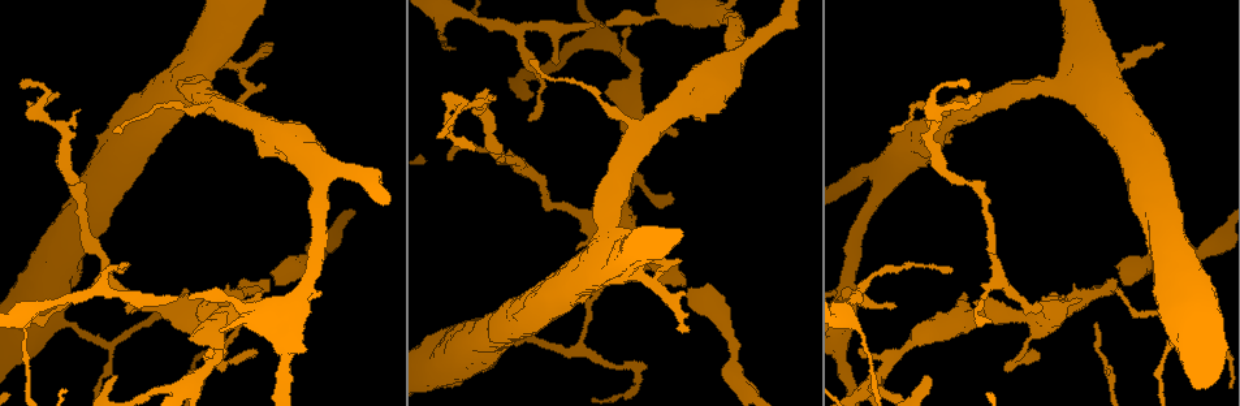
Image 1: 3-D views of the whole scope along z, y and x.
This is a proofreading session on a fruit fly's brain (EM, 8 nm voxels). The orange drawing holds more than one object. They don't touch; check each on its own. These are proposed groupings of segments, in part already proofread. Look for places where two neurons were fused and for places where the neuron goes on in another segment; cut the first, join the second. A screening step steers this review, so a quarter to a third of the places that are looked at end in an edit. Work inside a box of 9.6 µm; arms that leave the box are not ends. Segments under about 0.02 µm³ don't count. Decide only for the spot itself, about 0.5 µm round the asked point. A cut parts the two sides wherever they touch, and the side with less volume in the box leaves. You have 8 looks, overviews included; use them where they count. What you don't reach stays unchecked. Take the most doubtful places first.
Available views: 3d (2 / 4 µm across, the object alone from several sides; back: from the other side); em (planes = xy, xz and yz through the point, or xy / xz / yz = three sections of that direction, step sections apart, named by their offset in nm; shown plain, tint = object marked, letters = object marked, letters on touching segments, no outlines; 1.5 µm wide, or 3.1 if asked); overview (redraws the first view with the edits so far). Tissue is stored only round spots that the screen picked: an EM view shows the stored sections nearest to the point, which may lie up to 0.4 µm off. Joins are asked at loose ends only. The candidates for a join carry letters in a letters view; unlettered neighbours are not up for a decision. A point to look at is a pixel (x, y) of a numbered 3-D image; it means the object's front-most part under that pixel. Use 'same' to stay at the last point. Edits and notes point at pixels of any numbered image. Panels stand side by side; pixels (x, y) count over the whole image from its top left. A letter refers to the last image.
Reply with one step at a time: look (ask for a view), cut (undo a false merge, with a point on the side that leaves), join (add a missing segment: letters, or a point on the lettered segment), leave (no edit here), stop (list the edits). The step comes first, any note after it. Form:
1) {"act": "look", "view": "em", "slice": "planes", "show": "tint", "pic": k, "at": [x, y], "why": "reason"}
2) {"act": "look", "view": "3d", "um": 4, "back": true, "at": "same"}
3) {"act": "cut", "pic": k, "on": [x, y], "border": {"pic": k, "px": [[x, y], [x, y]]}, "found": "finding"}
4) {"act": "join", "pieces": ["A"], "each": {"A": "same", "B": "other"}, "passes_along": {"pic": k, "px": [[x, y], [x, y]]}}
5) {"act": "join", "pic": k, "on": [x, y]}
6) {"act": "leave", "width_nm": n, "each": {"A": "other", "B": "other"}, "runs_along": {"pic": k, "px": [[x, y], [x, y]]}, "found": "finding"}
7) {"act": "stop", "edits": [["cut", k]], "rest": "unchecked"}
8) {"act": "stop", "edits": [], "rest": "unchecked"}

{"act": "look", "view": "em", "slice": "planes", "show": "letters", "pic": 1, "at": [530, 119], "why": "branch stops here"}

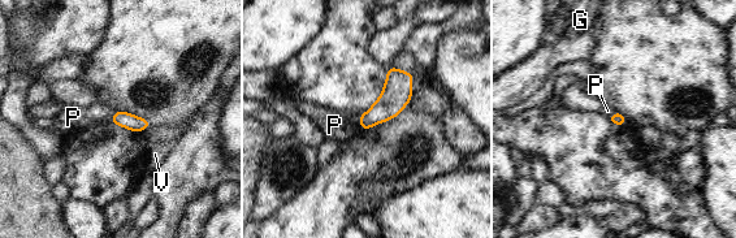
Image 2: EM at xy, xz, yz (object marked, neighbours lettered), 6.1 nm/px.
{"act": "join", "pieces": ["P"], "each": {"G": "other", "P": "same", "V": "other"}, "passes_along": {"pic": 2, "px": [[125, 120], [112, 116], [73, 117]]}, "found": "it goes on there"}

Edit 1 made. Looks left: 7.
{"act": "look", "view": "overview"}

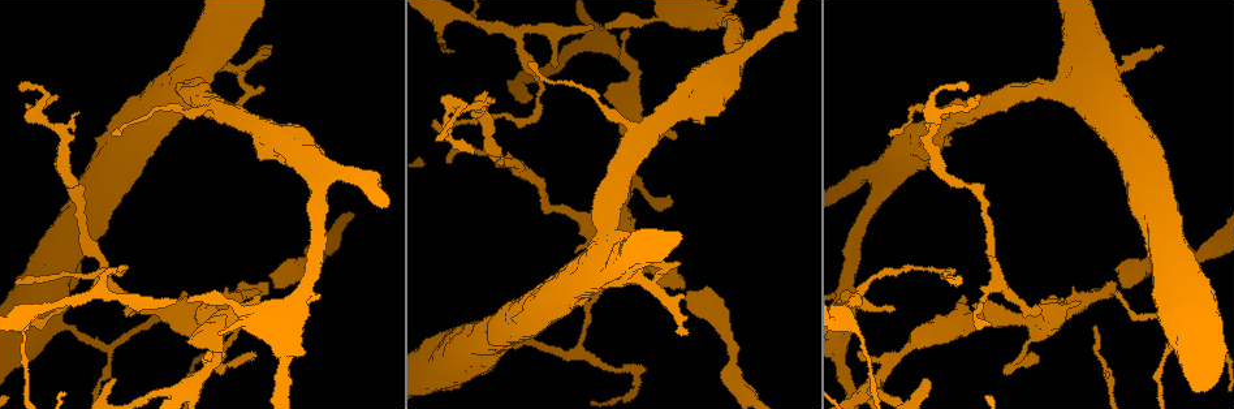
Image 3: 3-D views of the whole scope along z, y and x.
{"act": "look", "view": "3d", "um": 4, "pic": 3, "at": [857, 352], "why": "an open end"}

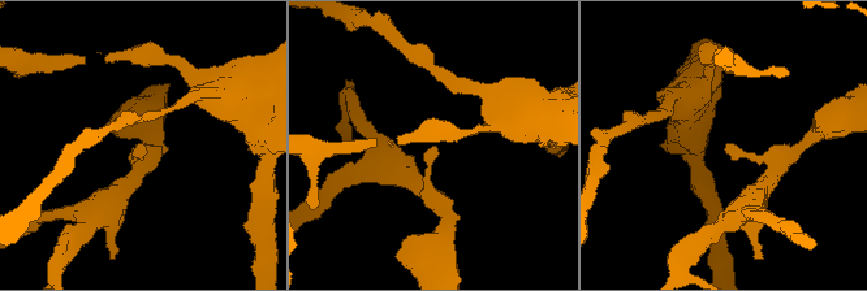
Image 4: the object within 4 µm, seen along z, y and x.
{"act": "look", "view": "em", "slice": "xy", "step": 8, "show": "letters", "pic": 4, "at": [729, 146], "why": "shape alone is not enough"}

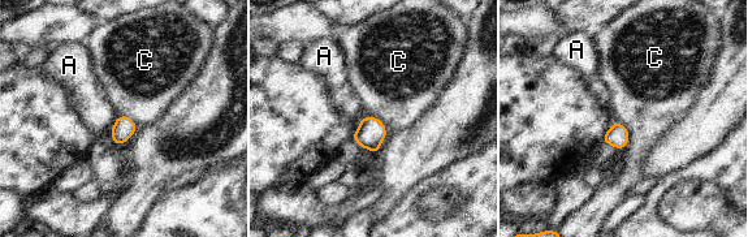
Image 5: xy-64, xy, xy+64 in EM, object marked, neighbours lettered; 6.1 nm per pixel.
{"act": "leave", "width_nm": 120, "each": {"A": "other", "C": "other"}, "border": {"pic": 5, "px": [[613, 121], [628, 133], [623, 150]]}, "found": "none of them fits"}

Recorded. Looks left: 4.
{"act": "look", "view": "em", "slice": "planes", "show": "letters", "pic": 3, "at": [1078, 301], "why": "an open end"}

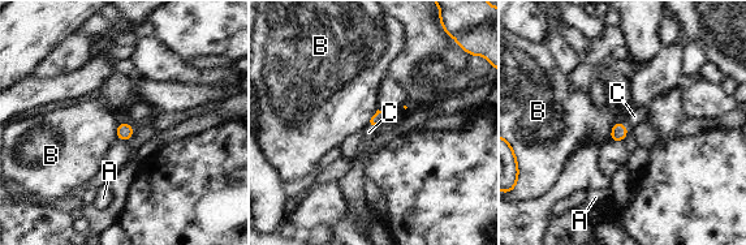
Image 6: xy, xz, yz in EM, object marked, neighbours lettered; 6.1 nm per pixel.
{"act": "join", "pieces": ["C"], "each": {"A": "other", "B": "other", "C": "same"}, "passes_along": {"pic": 6, "px": [[378, 117], [372, 125], [369, 132]]}, "found": "it goes on there"}

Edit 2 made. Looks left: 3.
{"act": "stop", "edits": [["join", 2], ["join", 6]], "rest": "unchecked"}

